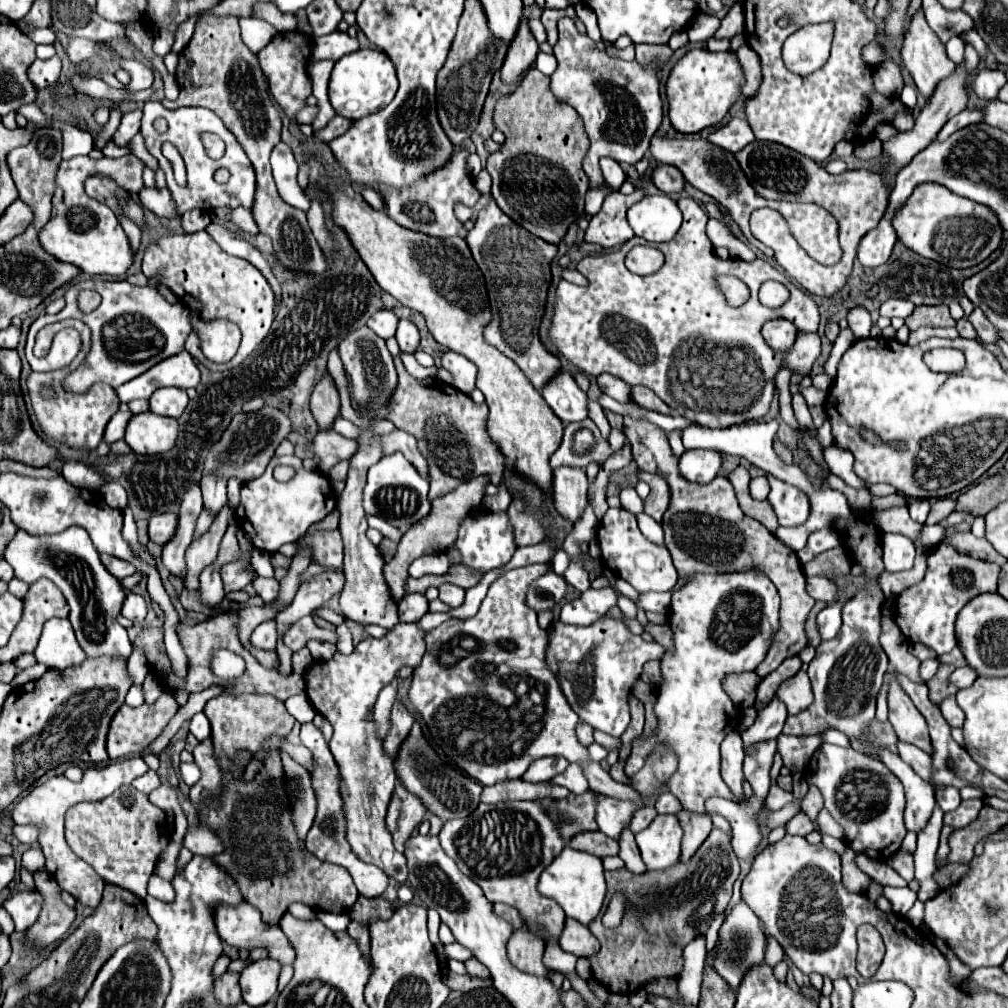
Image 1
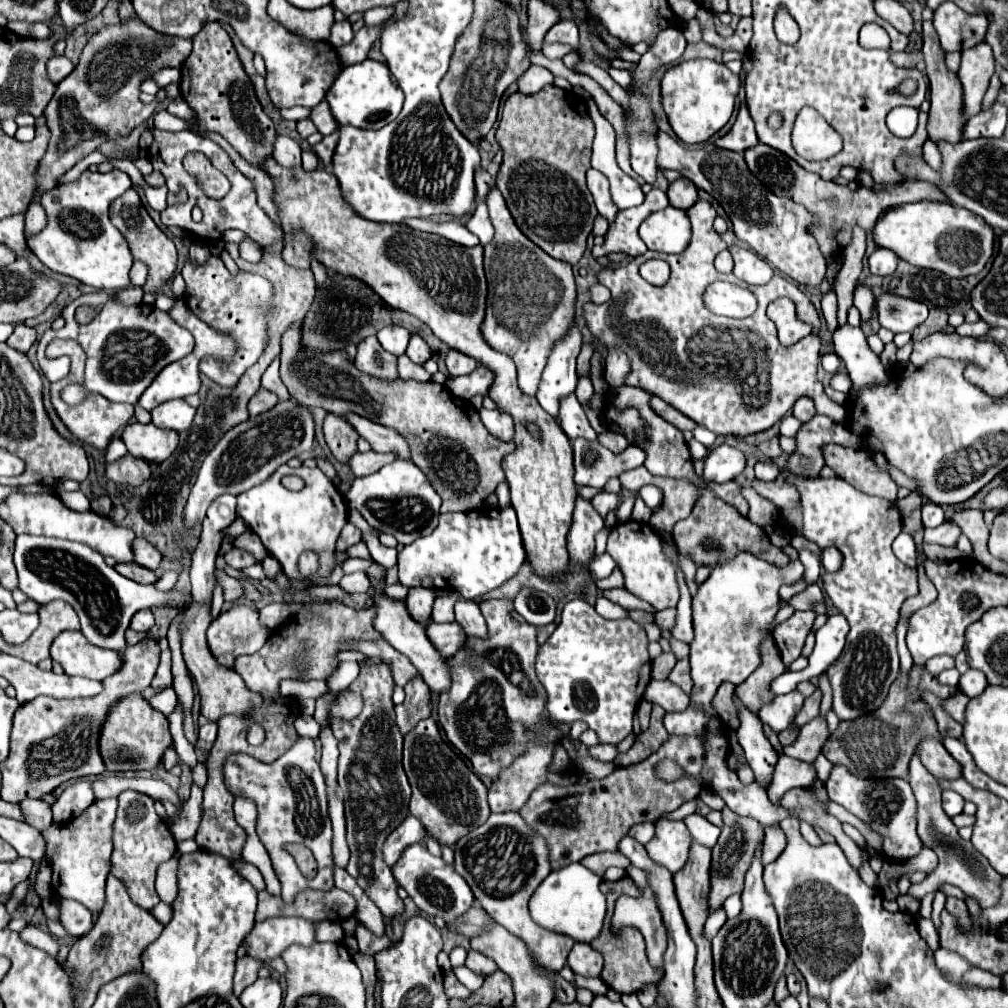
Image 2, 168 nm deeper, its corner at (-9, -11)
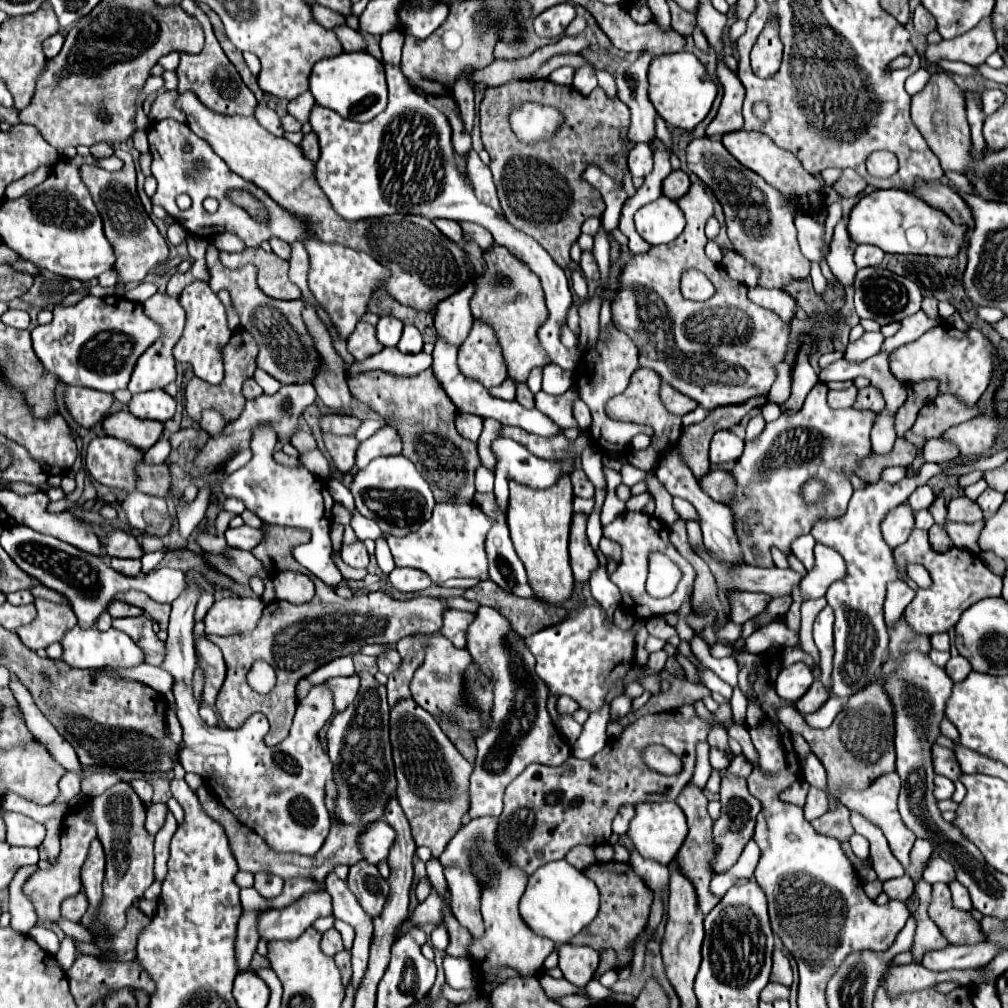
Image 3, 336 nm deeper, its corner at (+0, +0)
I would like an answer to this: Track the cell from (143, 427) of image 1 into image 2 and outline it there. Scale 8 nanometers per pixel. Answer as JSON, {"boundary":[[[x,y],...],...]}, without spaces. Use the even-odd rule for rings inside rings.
{"boundary":[[[130,423],[124,427],[122,441],[126,443],[130,455],[144,459],[148,463],[162,463],[176,449],[178,433],[170,429],[158,429],[152,423]]]}

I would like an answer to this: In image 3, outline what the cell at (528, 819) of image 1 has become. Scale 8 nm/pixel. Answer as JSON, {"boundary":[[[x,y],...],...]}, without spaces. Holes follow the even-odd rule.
{"boundary":[[[473,818],[465,822],[459,832],[449,840],[441,854],[443,866],[457,866],[471,872],[481,884],[481,914],[485,922],[483,938],[473,938],[471,958],[477,968],[479,980],[489,980],[497,966],[517,968],[523,976],[531,976],[543,970],[545,958],[555,950],[551,938],[529,932],[523,918],[519,916],[519,898],[527,886],[527,874],[503,858],[497,846],[497,818]]]}

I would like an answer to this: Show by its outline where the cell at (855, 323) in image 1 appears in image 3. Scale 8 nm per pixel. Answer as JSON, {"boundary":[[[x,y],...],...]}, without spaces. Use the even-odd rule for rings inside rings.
{"boundary":[[[839,222],[835,226],[835,234],[833,234],[833,240],[831,240],[829,248],[831,248],[831,252],[827,254],[827,264],[829,264],[831,272],[835,274],[835,278],[839,280],[839,284],[843,288],[853,286],[853,278],[857,274],[857,266],[853,262],[851,238],[849,238],[849,232],[847,232],[843,222]]]}

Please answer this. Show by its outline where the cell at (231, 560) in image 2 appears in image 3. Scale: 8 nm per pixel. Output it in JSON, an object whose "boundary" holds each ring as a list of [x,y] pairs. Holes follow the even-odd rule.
{"boundary":[[[243,524],[241,528],[229,528],[225,532],[225,538],[227,538],[227,544],[231,548],[237,548],[237,550],[247,550],[251,552],[263,538],[263,532],[259,528],[251,528],[247,524]]]}

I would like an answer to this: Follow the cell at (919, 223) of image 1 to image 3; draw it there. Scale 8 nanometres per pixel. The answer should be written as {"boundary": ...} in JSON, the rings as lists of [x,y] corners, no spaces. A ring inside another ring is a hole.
{"boundary":[[[875,190],[863,196],[849,216],[849,236],[857,244],[873,244],[891,254],[923,254],[955,258],[965,242],[967,226],[955,224],[945,212],[905,190]]]}

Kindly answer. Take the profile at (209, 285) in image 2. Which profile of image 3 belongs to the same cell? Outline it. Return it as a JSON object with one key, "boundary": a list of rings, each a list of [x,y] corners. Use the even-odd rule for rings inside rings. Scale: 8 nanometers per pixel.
{"boundary":[[[195,280],[179,296],[181,306],[187,312],[187,326],[173,348],[173,356],[177,362],[187,362],[193,366],[193,372],[197,378],[209,382],[209,384],[221,384],[223,380],[223,348],[231,338],[231,330],[227,324],[227,310],[223,302],[219,302],[217,294],[209,288],[209,282]]]}

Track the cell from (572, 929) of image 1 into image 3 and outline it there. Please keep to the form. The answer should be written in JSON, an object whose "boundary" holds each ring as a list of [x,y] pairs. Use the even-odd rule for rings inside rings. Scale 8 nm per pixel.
{"boundary":[[[561,944],[559,946],[559,968],[575,986],[585,986],[599,964],[599,954],[591,946],[575,946],[575,944]]]}

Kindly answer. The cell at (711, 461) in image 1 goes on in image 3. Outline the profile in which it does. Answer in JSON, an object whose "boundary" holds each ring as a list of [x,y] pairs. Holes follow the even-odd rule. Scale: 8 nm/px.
{"boundary":[[[731,430],[715,432],[709,450],[709,460],[713,466],[733,462],[741,458],[741,454],[743,454],[743,440],[739,440]]]}

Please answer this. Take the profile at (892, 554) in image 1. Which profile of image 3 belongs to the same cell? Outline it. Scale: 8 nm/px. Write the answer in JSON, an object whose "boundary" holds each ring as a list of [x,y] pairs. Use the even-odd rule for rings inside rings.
{"boundary":[[[901,504],[893,512],[889,512],[881,524],[883,538],[891,548],[901,546],[909,538],[911,530],[913,530],[913,510],[907,504]]]}

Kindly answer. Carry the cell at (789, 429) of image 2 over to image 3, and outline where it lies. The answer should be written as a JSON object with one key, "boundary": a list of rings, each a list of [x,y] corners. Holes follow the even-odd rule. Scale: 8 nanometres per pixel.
{"boundary":[[[807,350],[799,352],[799,362],[793,366],[793,370],[795,370],[793,372],[793,392],[791,392],[791,398],[781,404],[783,414],[795,414],[803,406],[803,400],[809,394],[809,390],[819,382],[815,370],[811,368],[807,360]]]}

